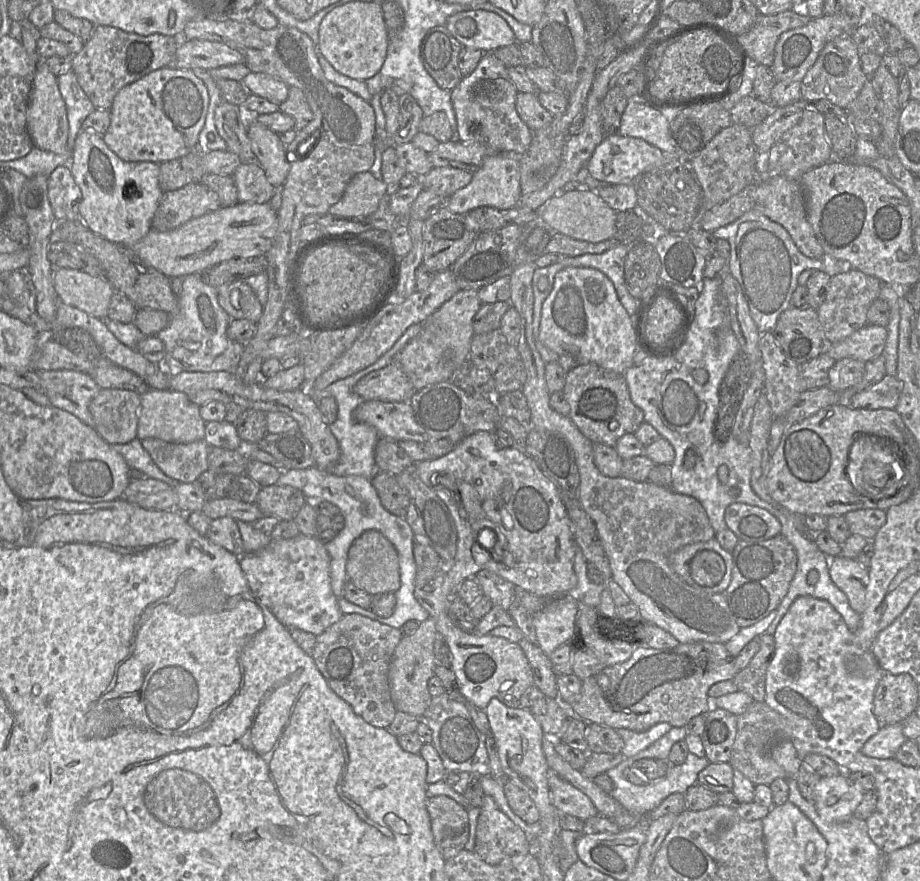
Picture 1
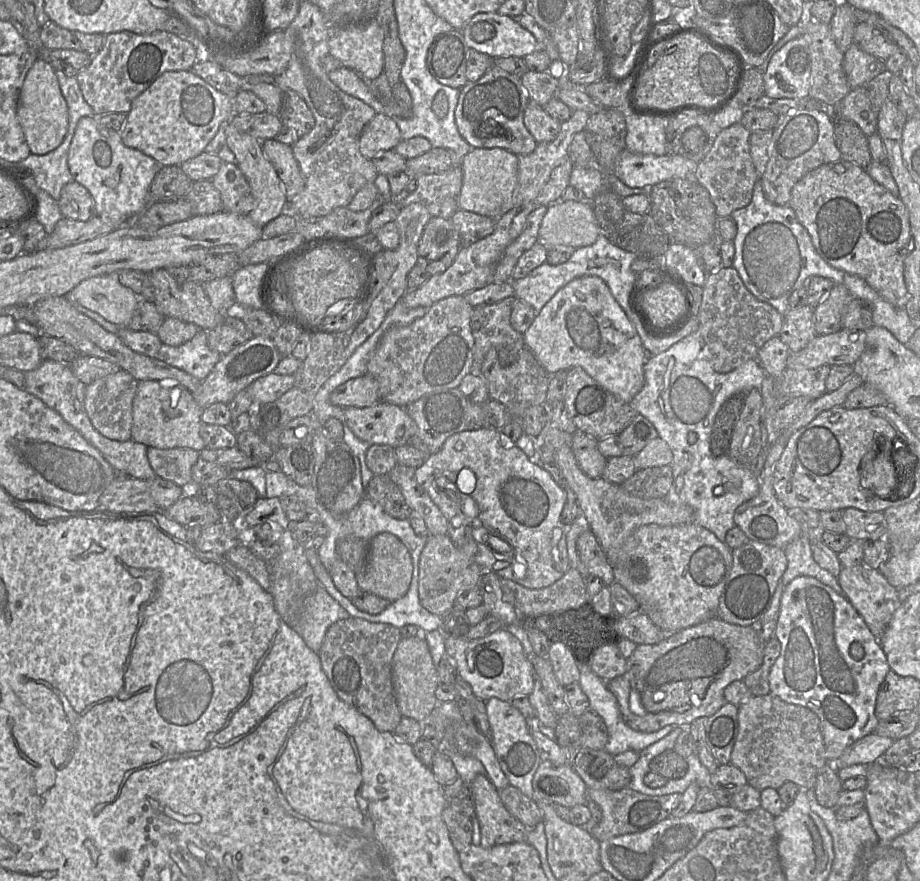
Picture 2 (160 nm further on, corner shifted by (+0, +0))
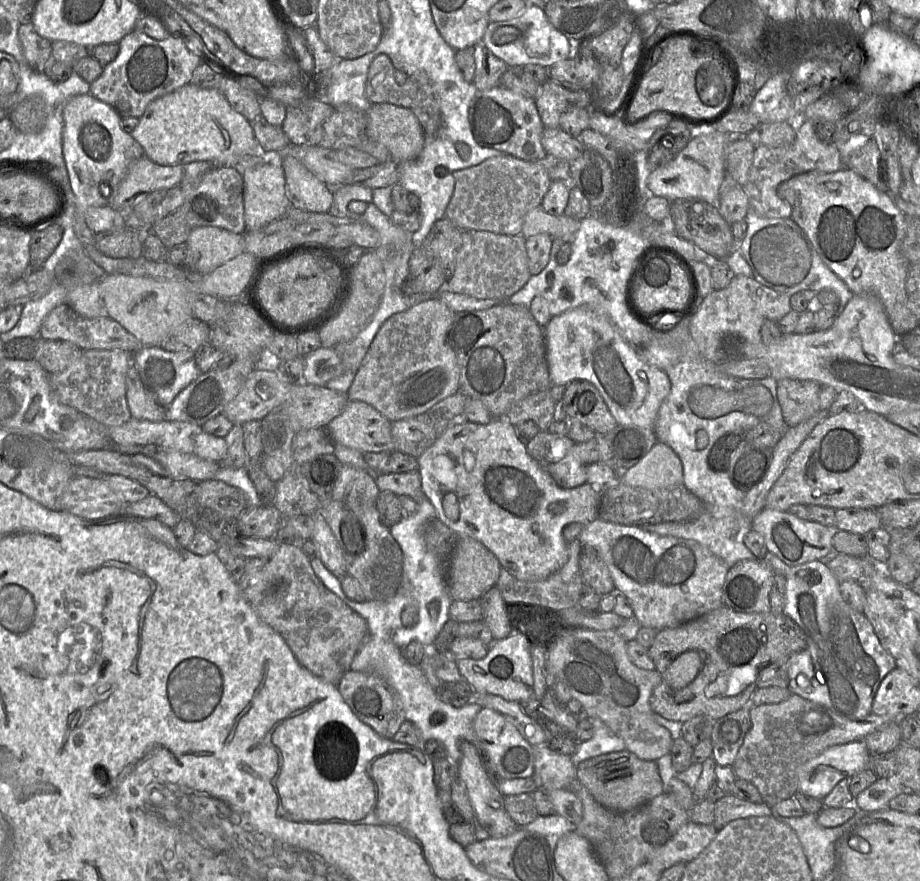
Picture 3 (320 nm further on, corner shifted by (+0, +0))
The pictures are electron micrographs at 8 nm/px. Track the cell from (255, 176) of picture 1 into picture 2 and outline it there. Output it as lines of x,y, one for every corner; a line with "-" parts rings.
223,163
211,180
220,192
224,211
248,215
254,208
250,185
235,163

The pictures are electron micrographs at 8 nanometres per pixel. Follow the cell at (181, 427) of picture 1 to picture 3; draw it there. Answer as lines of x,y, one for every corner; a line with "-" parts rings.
132,364
127,370
125,382
126,398
132,418
153,422
165,420
166,408
158,404
152,393
146,389

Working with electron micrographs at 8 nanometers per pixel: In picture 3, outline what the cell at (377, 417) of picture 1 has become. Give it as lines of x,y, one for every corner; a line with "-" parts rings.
349,401
325,428
334,444
362,453
394,451
391,424
375,408
360,401

